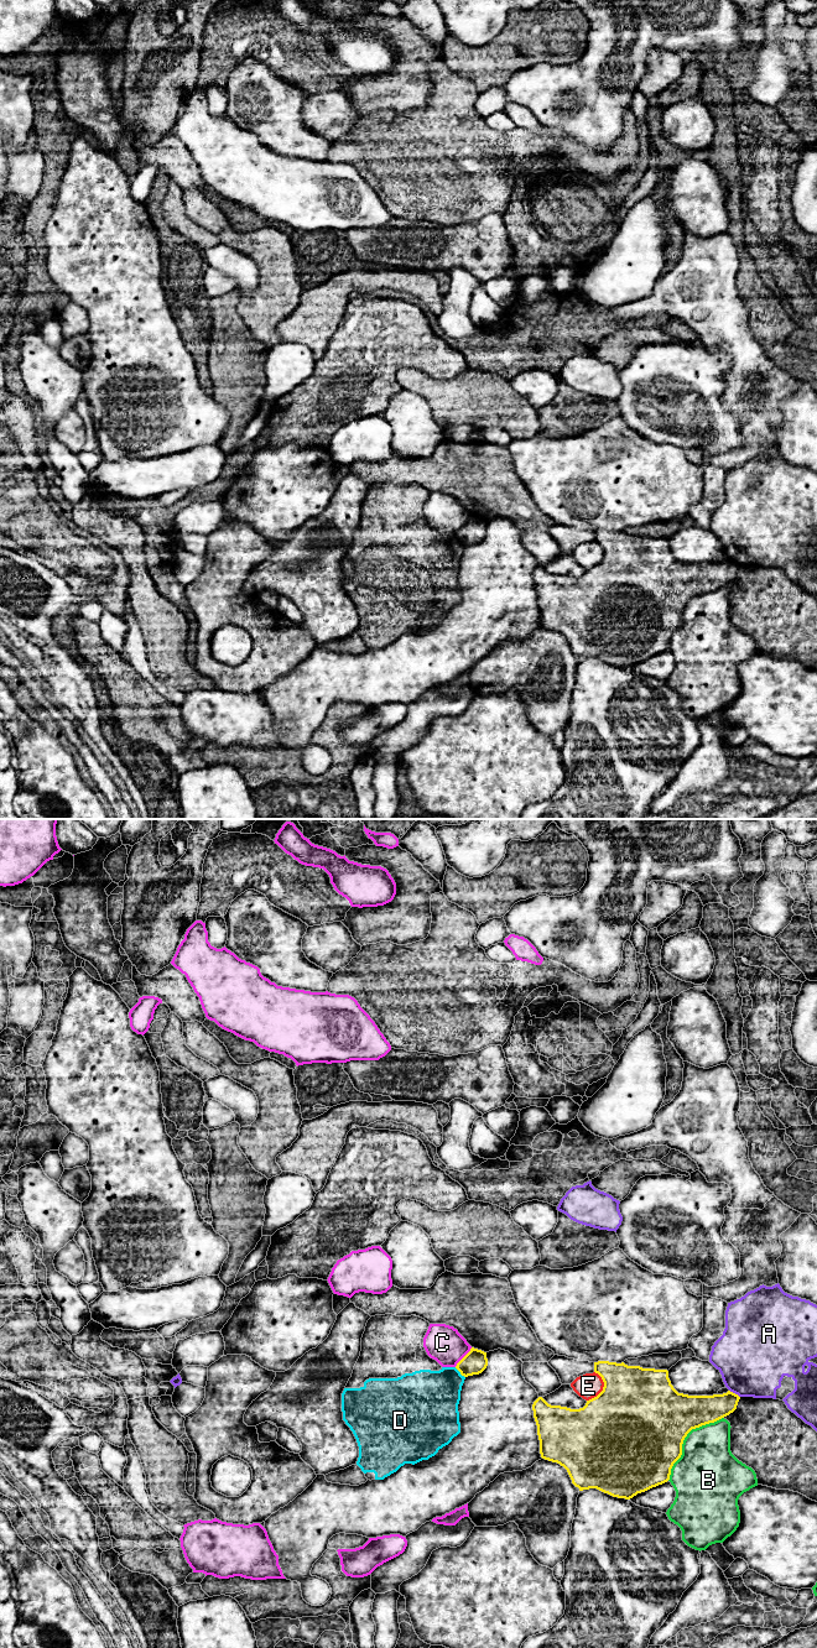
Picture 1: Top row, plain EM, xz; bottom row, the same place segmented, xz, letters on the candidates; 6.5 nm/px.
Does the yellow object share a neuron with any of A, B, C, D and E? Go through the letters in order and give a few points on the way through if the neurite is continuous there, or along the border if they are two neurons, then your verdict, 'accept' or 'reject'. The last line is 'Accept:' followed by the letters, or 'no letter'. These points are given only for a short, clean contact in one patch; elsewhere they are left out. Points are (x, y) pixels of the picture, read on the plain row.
A: border xz (729, 558), (739, 566); reject
B: reject
C: reject
D: border xz (454, 536), (464, 546); reject
E: reject
Accept: no letter

